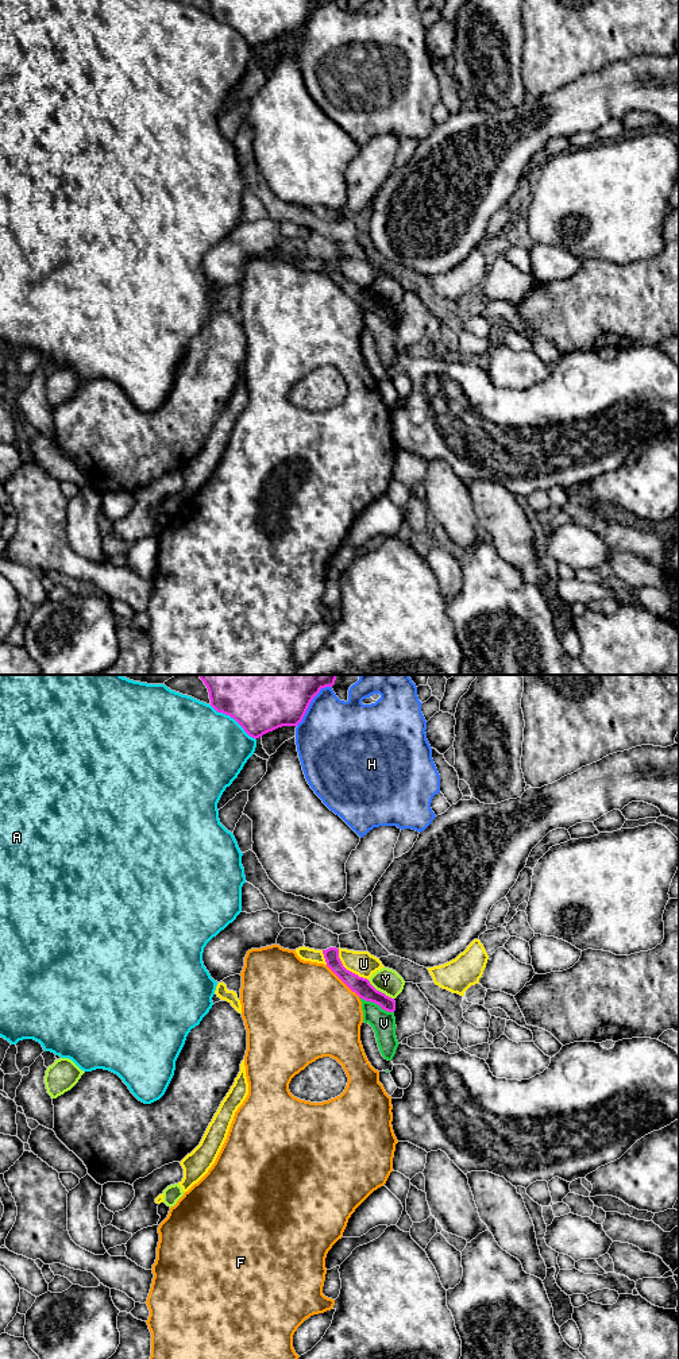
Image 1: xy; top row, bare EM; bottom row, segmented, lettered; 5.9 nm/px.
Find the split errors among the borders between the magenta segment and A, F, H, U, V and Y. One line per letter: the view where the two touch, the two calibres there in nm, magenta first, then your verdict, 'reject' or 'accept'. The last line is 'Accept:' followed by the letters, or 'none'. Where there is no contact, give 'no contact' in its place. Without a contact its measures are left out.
A: xy | 500/480 nm | reject
F: xy | 110/500 nm | reject
H: xy | 500/420 nm | reject
U: xy | 110/150 nm | reject
V: xy | 110/140 nm | reject
Y: xy | 110/150 nm | reject
Accept: none

